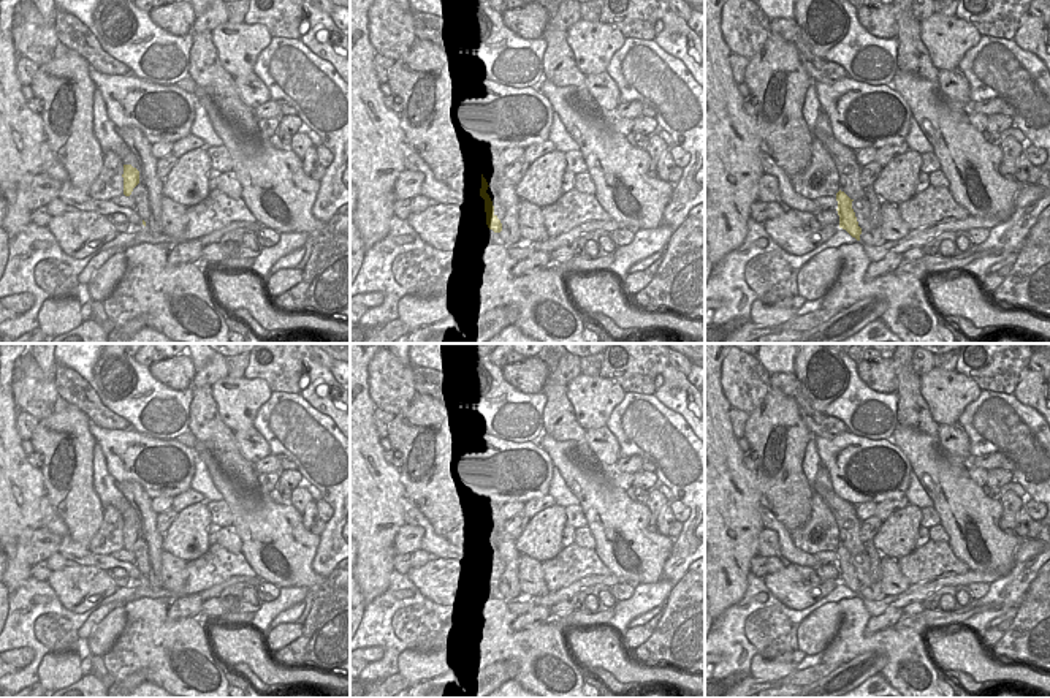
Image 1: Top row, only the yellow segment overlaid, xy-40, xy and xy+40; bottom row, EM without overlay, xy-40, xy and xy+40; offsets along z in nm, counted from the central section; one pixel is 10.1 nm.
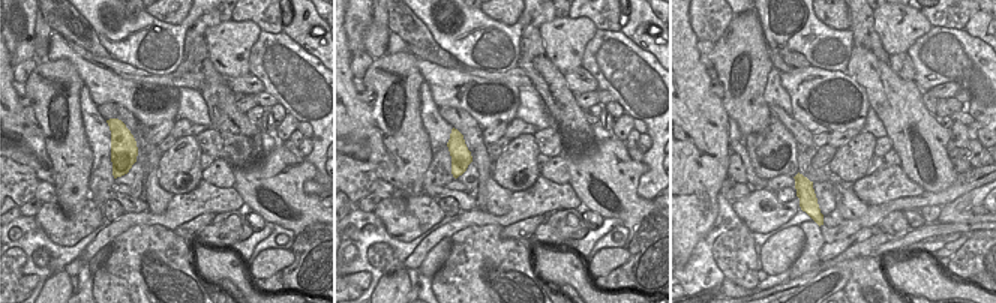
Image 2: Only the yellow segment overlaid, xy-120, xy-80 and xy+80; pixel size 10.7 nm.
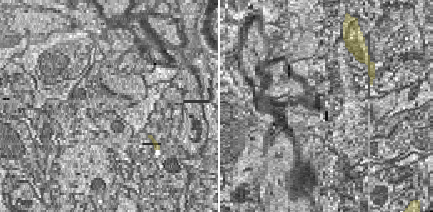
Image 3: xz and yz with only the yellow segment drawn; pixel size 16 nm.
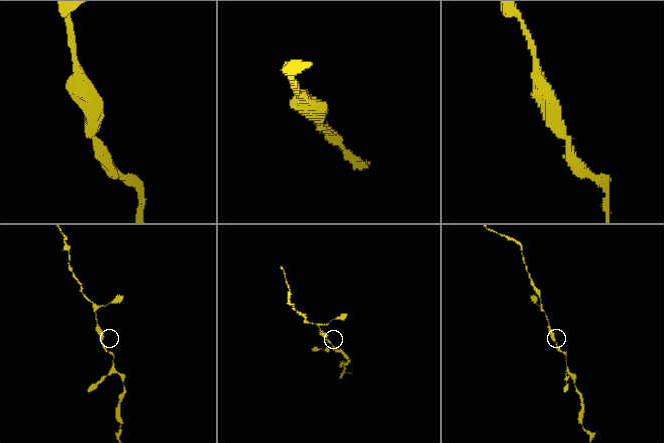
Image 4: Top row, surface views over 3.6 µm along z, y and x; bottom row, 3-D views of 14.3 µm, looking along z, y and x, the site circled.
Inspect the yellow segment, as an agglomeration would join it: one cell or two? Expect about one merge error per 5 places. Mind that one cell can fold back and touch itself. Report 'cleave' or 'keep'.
keep

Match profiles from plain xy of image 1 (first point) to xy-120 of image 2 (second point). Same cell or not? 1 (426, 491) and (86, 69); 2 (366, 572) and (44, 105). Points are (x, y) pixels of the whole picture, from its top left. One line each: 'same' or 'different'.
1: different
2: different

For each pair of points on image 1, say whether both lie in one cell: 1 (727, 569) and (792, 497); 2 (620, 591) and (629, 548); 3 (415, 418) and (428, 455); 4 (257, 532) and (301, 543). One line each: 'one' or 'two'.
1: two
2: two
3: one
4: one

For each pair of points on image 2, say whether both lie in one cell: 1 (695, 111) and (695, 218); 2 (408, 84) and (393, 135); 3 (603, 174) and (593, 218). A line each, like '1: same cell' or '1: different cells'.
1: same cell
2: same cell
3: different cells

